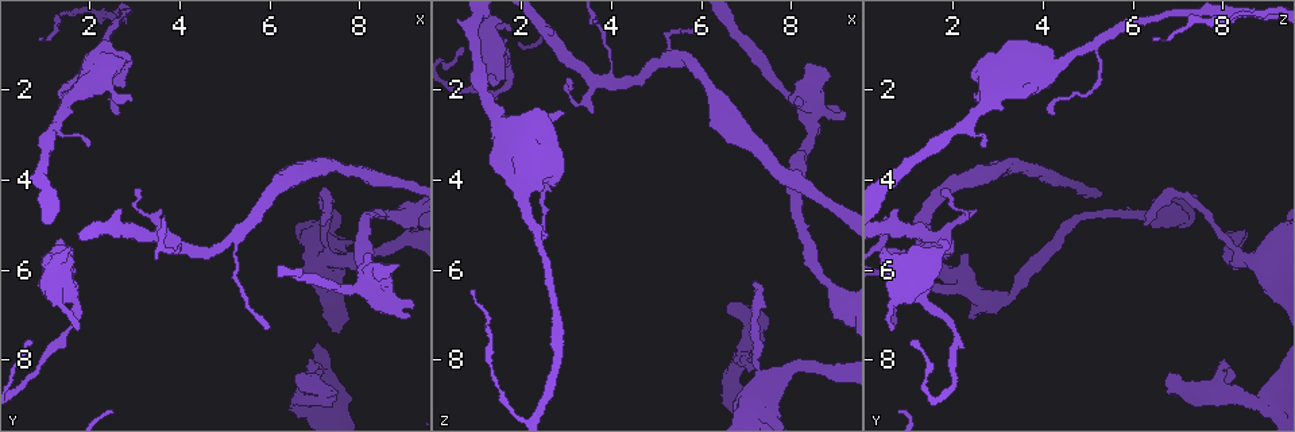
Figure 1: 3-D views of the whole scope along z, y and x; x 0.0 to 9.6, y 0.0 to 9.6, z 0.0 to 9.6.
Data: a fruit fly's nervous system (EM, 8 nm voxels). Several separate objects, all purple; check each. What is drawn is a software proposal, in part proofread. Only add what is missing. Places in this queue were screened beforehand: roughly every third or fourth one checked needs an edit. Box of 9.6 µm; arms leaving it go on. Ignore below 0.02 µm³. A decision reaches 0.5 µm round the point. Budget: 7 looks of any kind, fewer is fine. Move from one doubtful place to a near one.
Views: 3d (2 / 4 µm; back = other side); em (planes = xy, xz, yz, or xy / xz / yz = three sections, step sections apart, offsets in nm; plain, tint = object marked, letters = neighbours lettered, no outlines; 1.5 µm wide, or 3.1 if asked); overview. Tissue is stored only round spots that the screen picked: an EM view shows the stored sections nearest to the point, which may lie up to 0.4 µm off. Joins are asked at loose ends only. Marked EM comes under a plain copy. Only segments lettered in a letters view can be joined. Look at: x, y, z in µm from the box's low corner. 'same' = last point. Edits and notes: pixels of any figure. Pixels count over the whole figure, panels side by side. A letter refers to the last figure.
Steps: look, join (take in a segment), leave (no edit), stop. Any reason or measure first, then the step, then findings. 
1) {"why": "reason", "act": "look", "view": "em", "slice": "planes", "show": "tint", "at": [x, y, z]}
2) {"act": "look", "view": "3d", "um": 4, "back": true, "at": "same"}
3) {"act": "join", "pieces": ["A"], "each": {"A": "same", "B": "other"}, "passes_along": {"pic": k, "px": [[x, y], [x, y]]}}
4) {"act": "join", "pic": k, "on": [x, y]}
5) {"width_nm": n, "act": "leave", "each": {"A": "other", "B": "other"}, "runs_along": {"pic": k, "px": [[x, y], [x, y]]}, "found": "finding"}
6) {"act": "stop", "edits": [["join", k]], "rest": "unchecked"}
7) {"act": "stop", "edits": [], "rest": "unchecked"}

{"why": "branch stops here", "act": "look", "view": "3d", "um": 4, "at": [1.70, 7.30, 0.65]}

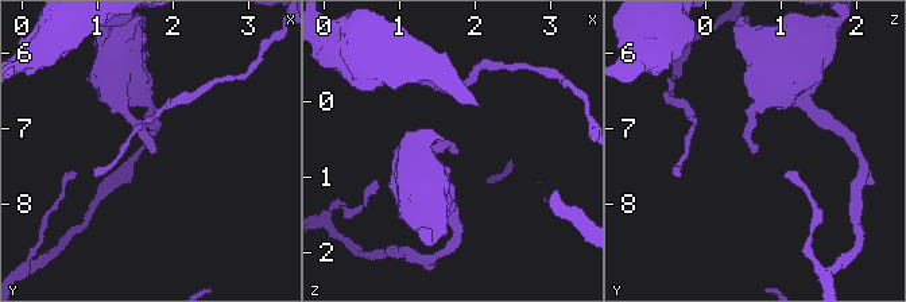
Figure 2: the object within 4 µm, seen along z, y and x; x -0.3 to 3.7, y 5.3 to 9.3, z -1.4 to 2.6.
{"why": "shape alone is not enough", "act": "look", "view": "em", "slice": "xy", "step": 4, "show": "tint", "at": [1.75, 7.35, 0.75]}

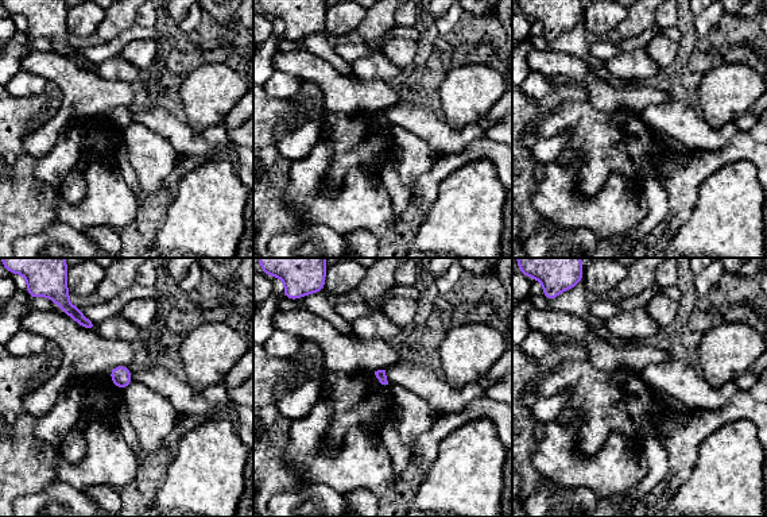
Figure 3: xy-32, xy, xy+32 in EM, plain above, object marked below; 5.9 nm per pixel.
{"act": "look", "view": "em", "slice": "planes", "show": "letters", "at": "same"}

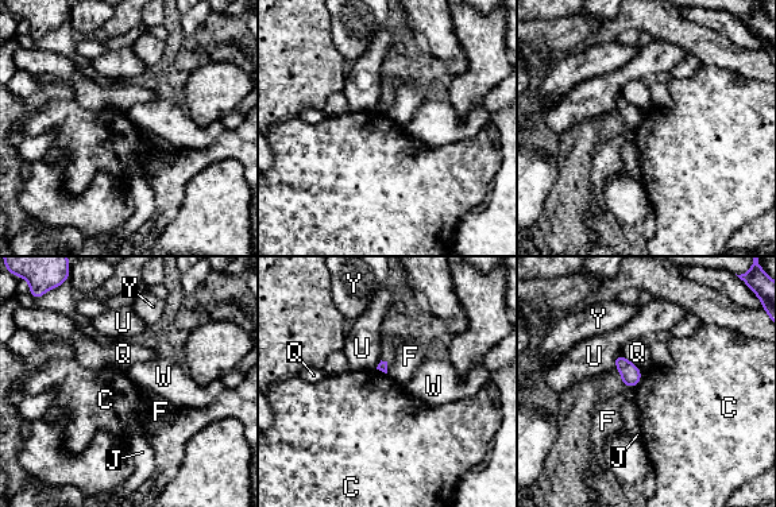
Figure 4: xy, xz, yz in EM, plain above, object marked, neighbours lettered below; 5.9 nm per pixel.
{"act": "leave", "each": {"C": "other", "F": "other", "J": "other", "Q": "other", "U": "other", "W": "other", "Y": "other"}, "border": {"pic": 4, "px": [[641, 378], [634, 387]]}, "found": "none of them fits"}

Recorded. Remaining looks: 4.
{"why": "thin end", "act": "look", "view": "3d", "um": 2, "at": [3.05, 4.30, 1.70]}

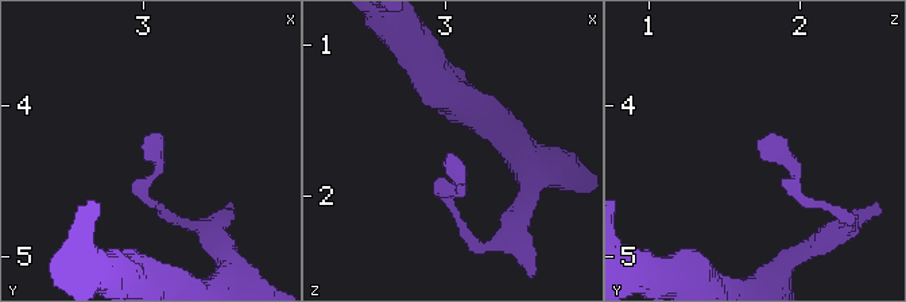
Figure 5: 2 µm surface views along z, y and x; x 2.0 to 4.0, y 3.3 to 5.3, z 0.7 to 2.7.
{"why": "now the EM", "act": "look", "view": "em", "um": 3.1, "slice": "yz", "step": 16, "show": "tint", "at": [3.10, 4.24, 1.76]}

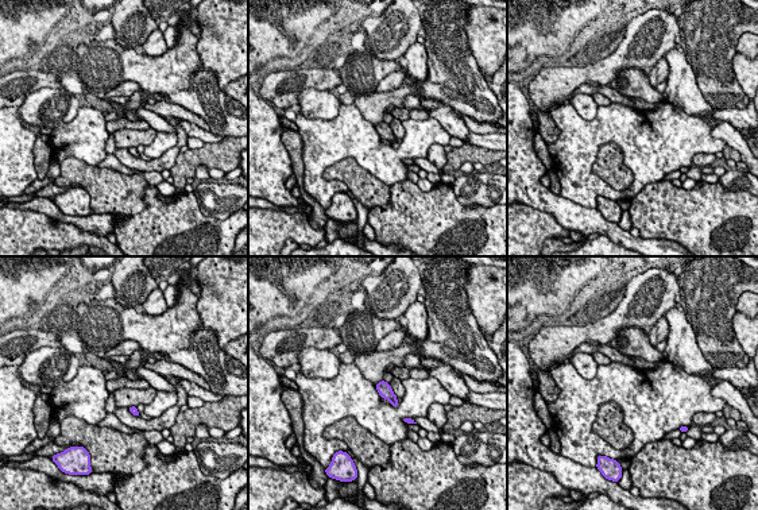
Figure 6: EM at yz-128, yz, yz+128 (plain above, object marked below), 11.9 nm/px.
{"why": "cut it another way", "act": "look", "view": "em", "um": 3.1, "slice": "planes", "show": "letters", "at": "same"}

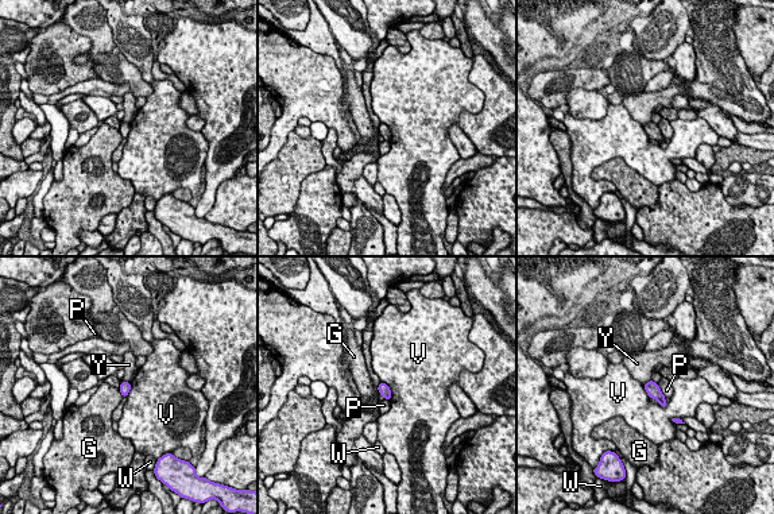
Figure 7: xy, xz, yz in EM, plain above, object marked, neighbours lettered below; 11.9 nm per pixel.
{"width_nm": 130, "act": "leave", "each": {"G": "other", "P": "other", "V": "other", "W": "other", "Y": "other"}, "border": {"pic": 7, "px": [[380, 381], [389, 387], [390, 400]]}, "found": "none of them fits"}

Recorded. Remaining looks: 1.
{"why": "thin end", "act": "look", "view": "em", "slice": "planes", "show": "letters", "at": [5.95, 7.35, 0.65]}

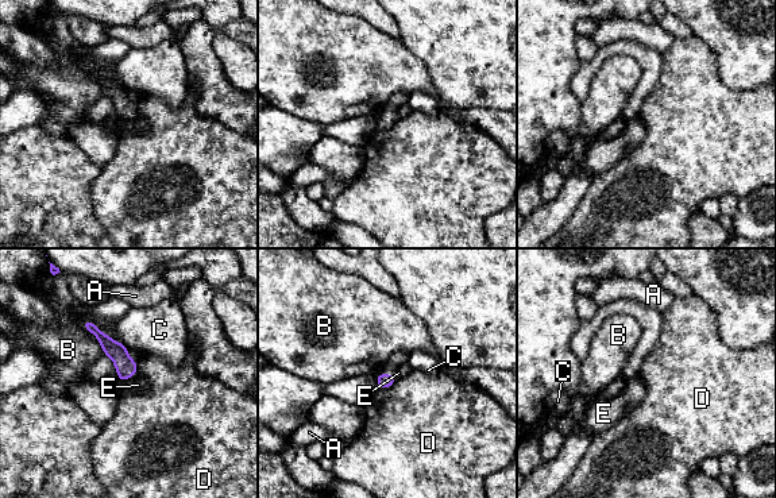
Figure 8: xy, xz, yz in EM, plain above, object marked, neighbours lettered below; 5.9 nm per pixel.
{"act": "leave", "each": {"A": "other", "B": "other", "C": "other", "D": "other", "E": "other"}, "border": {"pic": 8, "px": [[397, 378], [390, 386], [377, 389]]}, "found": "no lettered segment goes on from it"}

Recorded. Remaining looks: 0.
{"act": "stop", "edits": [], "rest": "unchecked"}

